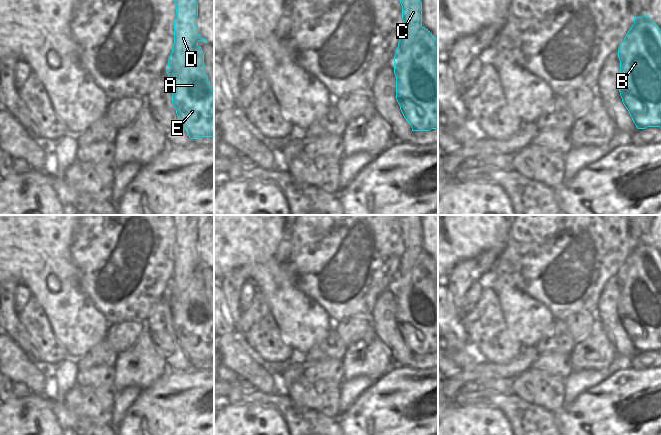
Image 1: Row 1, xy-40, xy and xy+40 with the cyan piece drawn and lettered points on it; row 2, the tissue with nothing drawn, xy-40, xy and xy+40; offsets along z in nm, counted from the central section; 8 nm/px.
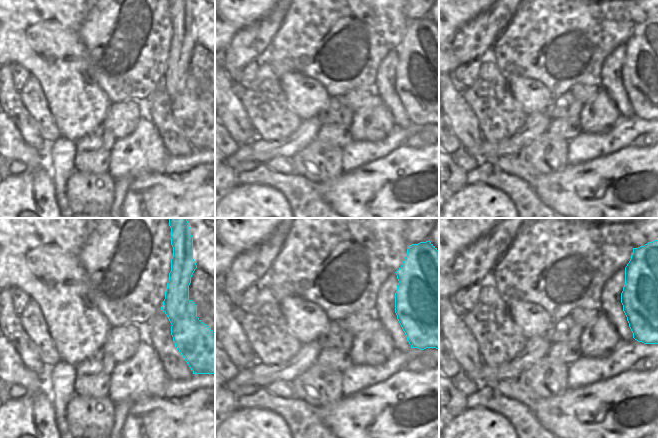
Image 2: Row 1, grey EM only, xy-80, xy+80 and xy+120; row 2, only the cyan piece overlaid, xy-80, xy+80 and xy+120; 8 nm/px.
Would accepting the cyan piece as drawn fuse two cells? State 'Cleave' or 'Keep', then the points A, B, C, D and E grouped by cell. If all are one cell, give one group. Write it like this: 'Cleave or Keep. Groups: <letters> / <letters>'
Cleave. Groups: A B E / C D.

